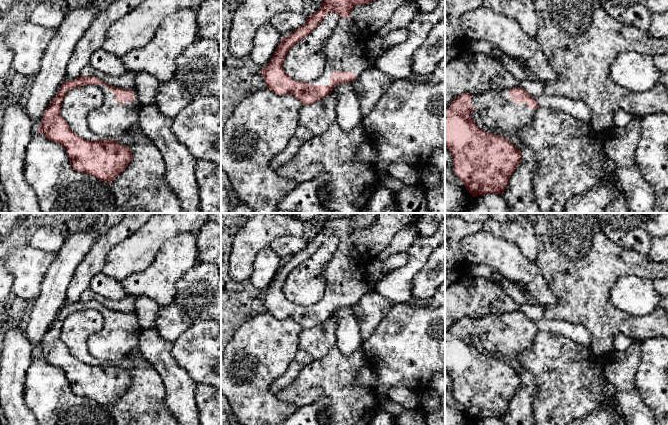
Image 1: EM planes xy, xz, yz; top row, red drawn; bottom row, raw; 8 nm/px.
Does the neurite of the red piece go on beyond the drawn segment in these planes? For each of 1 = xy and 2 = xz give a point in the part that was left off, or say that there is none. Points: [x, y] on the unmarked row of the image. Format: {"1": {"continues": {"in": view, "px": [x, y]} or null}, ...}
{"1": {"continues": {"in": "xy", "px": [111, 343]}}, "2": {"continues": {"in": "xz", "px": [345, 274]}}}

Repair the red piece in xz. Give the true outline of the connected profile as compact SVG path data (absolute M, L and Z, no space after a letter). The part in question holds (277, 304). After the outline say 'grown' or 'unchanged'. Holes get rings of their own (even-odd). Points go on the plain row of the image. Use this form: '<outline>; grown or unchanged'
M354 213L350 217L339 217L326 221L318 234L307 241L307 245L304 249L282 262L270 285L260 294L267 312L277 319L290 317L303 329L307 329L329 319L336 309L358 303L371 289L366 279L369 260L360 255L357 248L352 245L350 237L353 231L370 227L376 221L376 217L377 213ZM332 236L339 240L339 244L323 272L325 291L322 299L309 306L293 304L282 292L288 275L303 261L310 258L325 240Z; grown

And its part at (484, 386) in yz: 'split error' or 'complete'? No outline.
split error

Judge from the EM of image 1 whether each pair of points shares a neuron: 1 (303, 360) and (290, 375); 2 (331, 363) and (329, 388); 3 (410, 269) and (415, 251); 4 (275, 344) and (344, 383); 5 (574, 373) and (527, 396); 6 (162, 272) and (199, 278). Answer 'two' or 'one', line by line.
1: one
2: one
3: one
4: two
5: two
6: two

